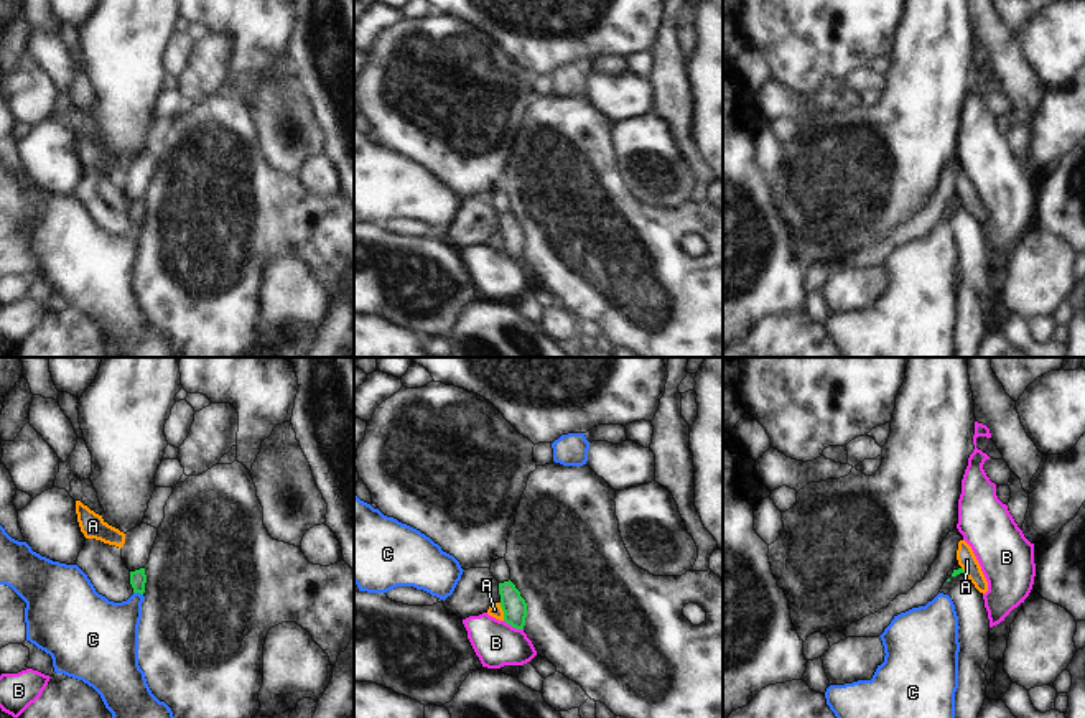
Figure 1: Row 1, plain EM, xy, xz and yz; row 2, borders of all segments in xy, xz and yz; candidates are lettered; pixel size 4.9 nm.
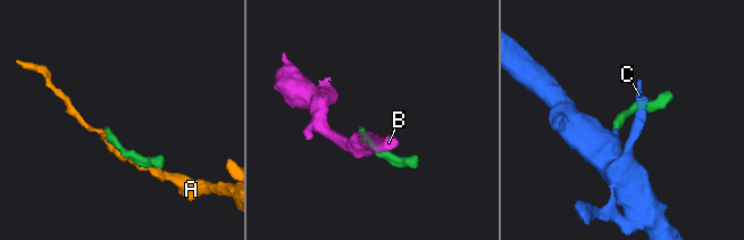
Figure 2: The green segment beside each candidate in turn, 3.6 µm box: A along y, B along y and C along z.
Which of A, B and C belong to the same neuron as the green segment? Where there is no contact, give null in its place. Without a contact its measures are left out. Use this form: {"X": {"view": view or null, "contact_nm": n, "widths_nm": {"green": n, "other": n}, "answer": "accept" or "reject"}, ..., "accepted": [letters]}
{"A": {"view": "xz", "contact_nm": 90, "widths_nm": {"green": 120, "other": 70}, "answer": "reject"}, "B": {"view": "xz", "contact_nm": 110, "widths_nm": {"green": 120, "other": 220}, "answer": "reject"}, "C": {"view": "xy", "contact_nm": 50, "widths_nm": {"green": 80, "other": 300}, "answer": "accept"}, "accepted": ["C"]}

